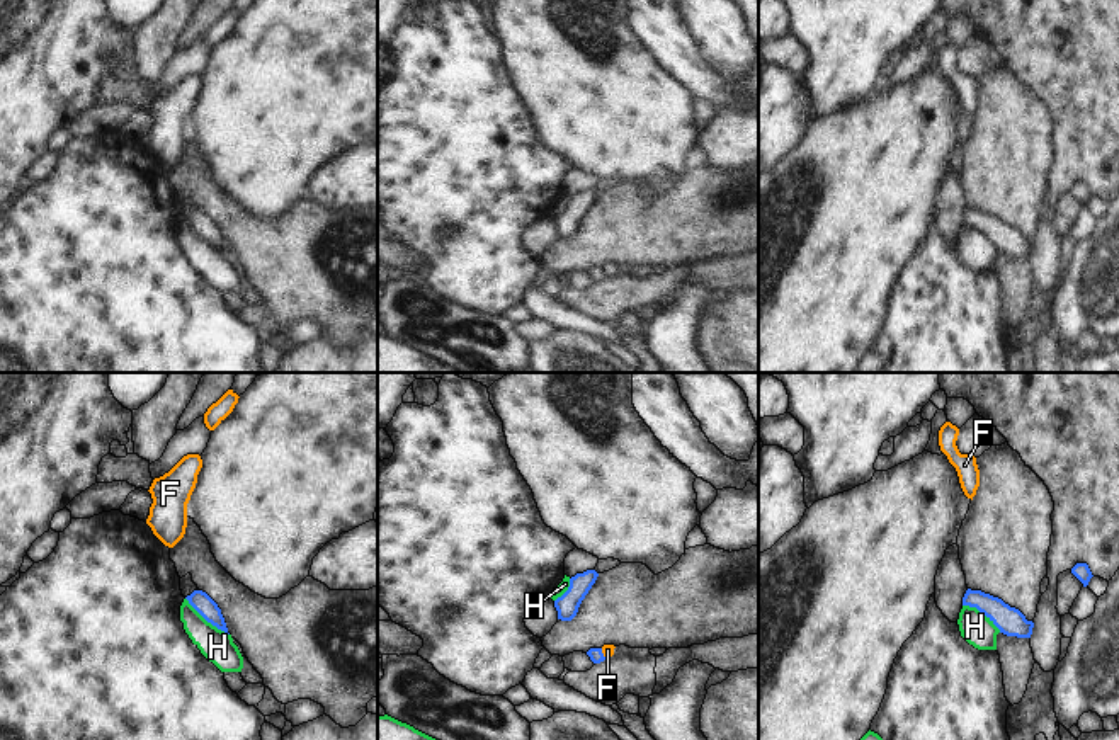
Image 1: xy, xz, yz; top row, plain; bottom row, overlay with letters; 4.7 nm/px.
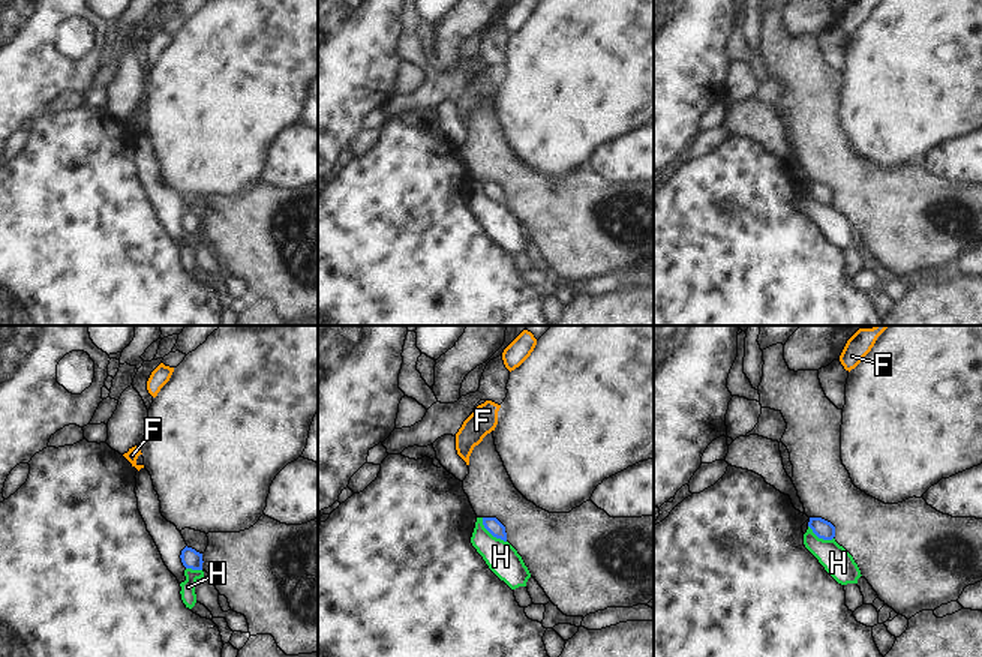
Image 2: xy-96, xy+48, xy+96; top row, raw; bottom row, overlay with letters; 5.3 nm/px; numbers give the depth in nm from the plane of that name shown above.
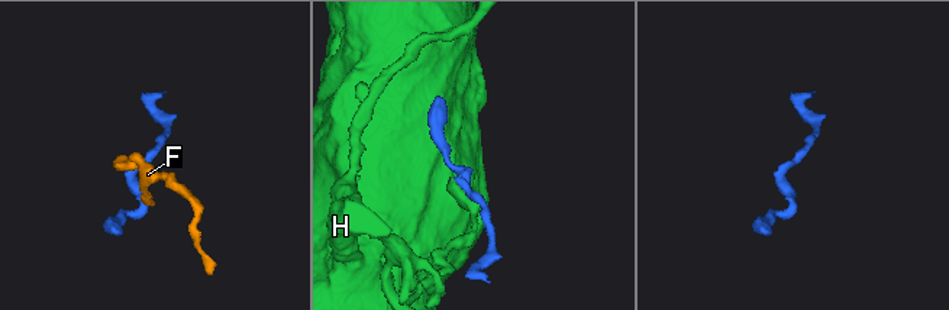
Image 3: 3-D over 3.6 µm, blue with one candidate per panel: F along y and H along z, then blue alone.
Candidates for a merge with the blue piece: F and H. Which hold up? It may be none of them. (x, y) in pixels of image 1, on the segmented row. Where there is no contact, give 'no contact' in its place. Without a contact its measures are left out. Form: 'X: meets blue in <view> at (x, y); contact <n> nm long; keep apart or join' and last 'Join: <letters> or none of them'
F: meets blue in xz at (602, 654); contact 50 nm long; keep apart
H: meets blue in xy at (206, 620); contact 280 nm long; keep apart
Join: none of them

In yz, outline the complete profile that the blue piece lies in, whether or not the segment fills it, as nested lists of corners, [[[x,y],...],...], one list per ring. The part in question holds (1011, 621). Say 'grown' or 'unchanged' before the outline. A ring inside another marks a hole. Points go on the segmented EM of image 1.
unchanged | [[[968,589],[963,606],[976,607],[1007,636],[1031,638],[1032,635],[1034,623],[998,597]]]

